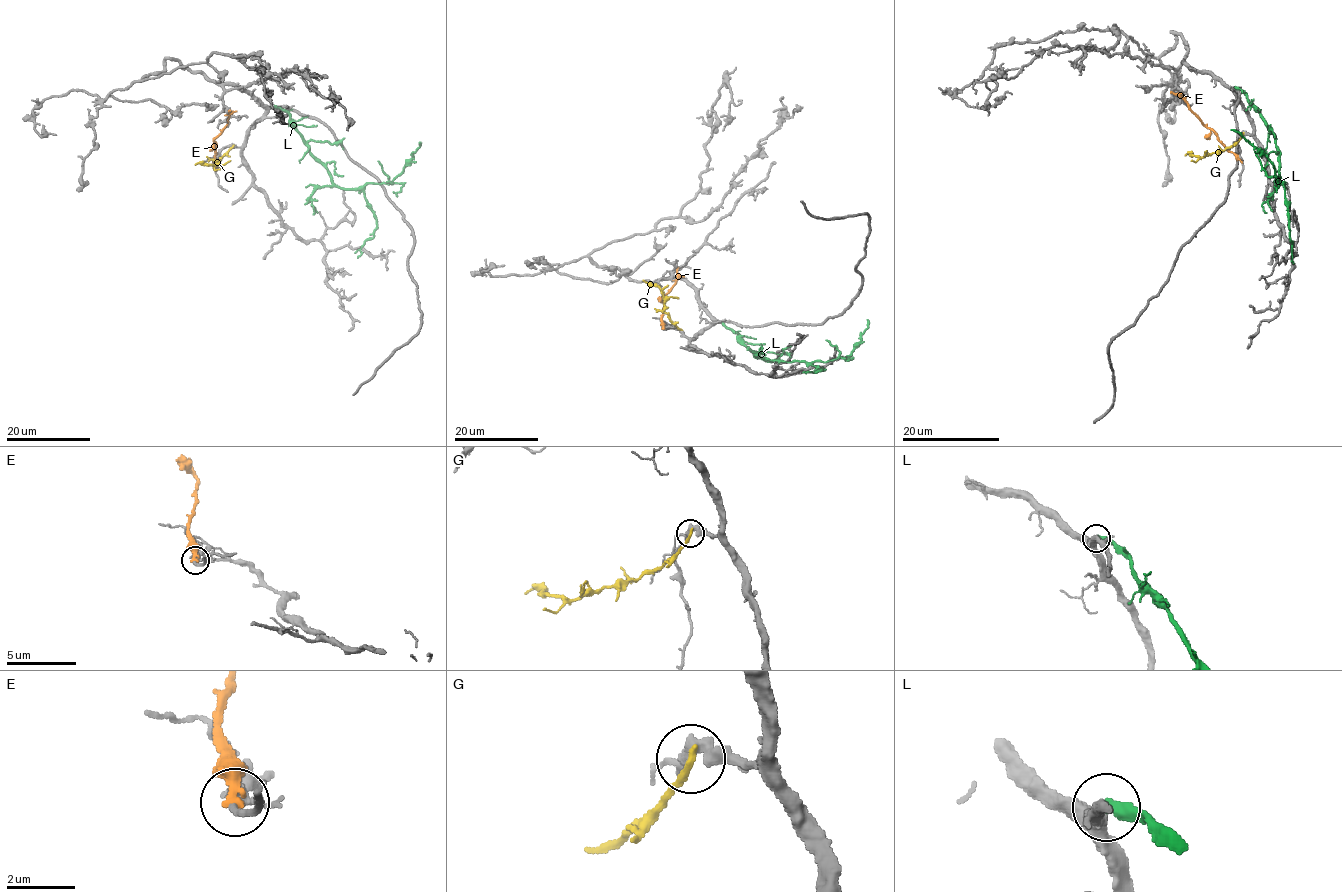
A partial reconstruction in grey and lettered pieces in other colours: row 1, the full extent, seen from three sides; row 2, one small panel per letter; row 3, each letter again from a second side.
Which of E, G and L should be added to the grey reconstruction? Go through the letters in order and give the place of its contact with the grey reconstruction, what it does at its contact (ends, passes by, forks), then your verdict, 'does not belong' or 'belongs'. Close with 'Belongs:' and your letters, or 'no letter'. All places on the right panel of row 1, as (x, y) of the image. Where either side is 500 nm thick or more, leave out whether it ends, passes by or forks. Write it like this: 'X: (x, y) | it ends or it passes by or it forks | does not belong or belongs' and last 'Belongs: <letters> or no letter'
E: (1241, 161) | it ends | does not belong
G: (1242, 134) | it ends | does not belong
L: (1235, 87) | it ends | does not belong
Belongs: no letter

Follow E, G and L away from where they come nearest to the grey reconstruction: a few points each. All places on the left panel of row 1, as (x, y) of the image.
E: (215, 169), (214, 140), (227, 121), (231, 110)
G: (233, 147), (216, 160), (214, 166), (195, 164)
L: (274, 106), (288, 114), (331, 180), (343, 188), (390, 183), (412, 158), (419, 142)

